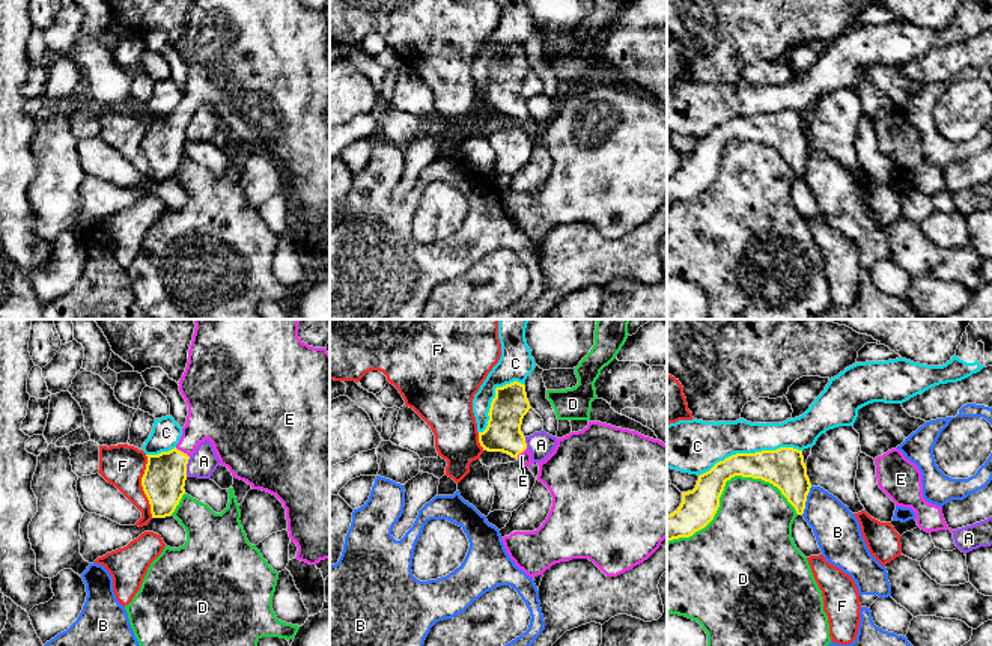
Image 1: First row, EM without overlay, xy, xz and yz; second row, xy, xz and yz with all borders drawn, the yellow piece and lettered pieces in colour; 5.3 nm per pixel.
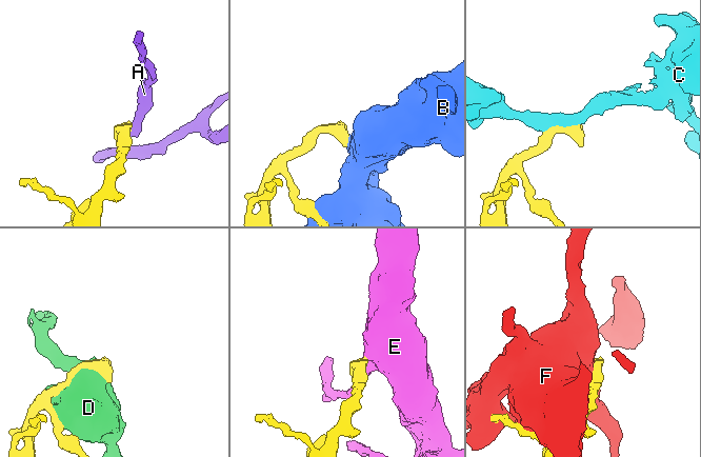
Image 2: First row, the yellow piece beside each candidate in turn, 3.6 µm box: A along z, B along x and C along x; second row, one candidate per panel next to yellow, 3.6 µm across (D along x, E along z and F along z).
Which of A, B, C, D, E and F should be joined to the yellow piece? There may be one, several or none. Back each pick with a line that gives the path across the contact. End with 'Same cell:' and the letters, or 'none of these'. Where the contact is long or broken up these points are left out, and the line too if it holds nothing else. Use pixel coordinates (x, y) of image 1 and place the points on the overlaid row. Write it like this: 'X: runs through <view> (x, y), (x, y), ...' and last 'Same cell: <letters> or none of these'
E: runs through xy (163, 482), (166, 472), (182, 452), (190, 438), (213, 416)
Same cell: E

